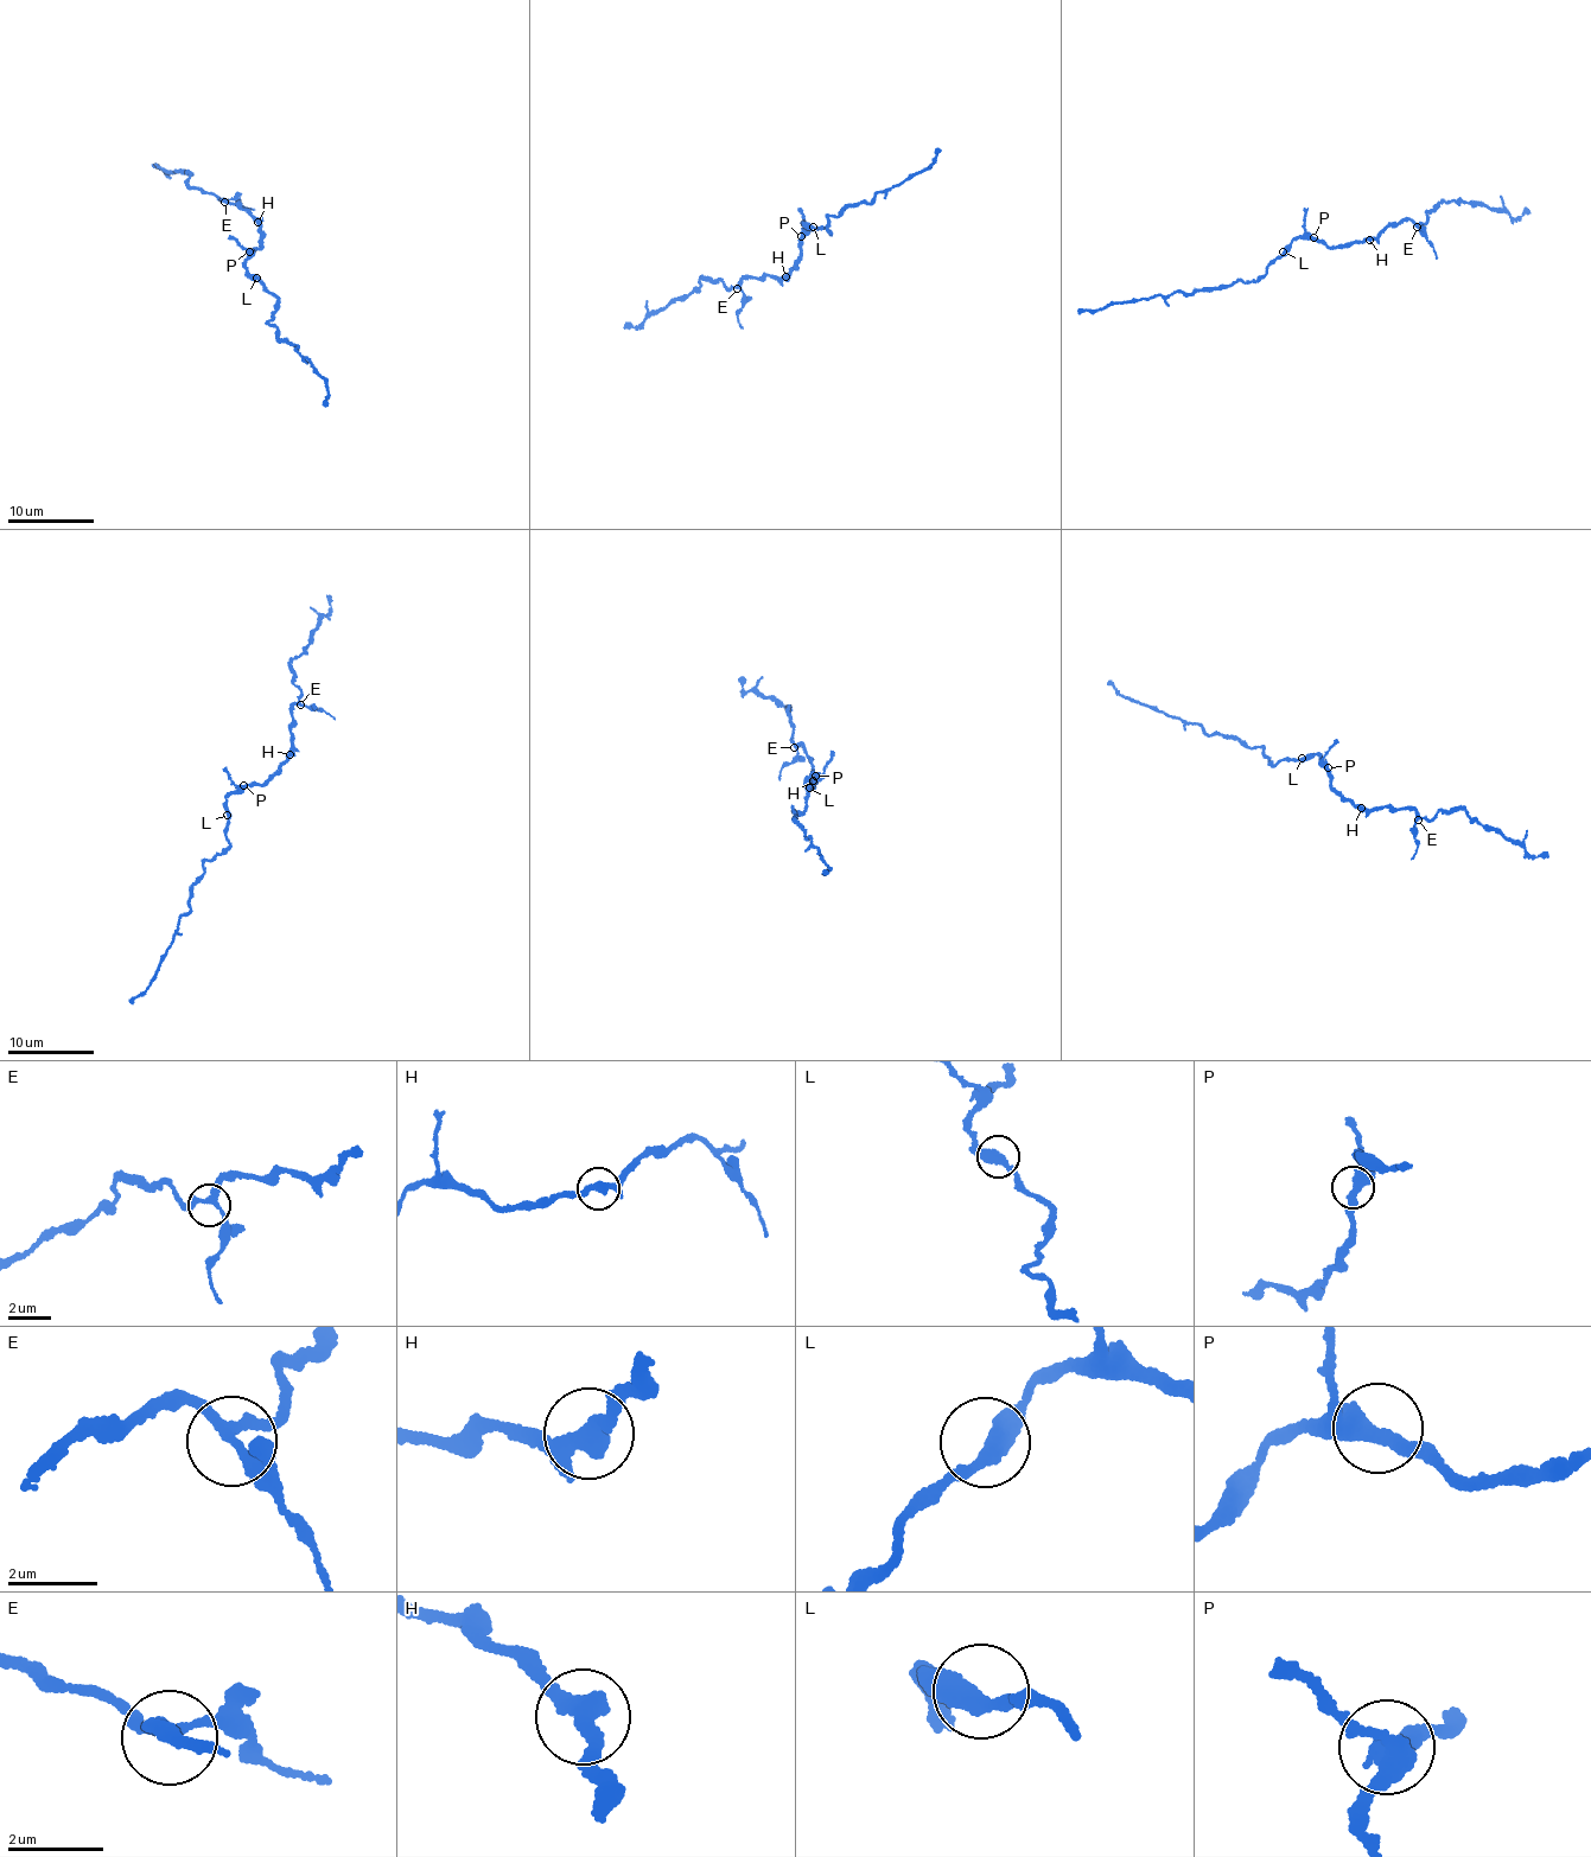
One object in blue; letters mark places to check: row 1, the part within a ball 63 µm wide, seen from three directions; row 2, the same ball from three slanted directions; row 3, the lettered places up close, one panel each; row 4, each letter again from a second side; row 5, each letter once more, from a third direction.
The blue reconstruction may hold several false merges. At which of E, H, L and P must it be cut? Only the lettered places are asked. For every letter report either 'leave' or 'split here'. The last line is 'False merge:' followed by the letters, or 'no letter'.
E: leave
H: leave
L: leave
P: leave
False merge: no letter

